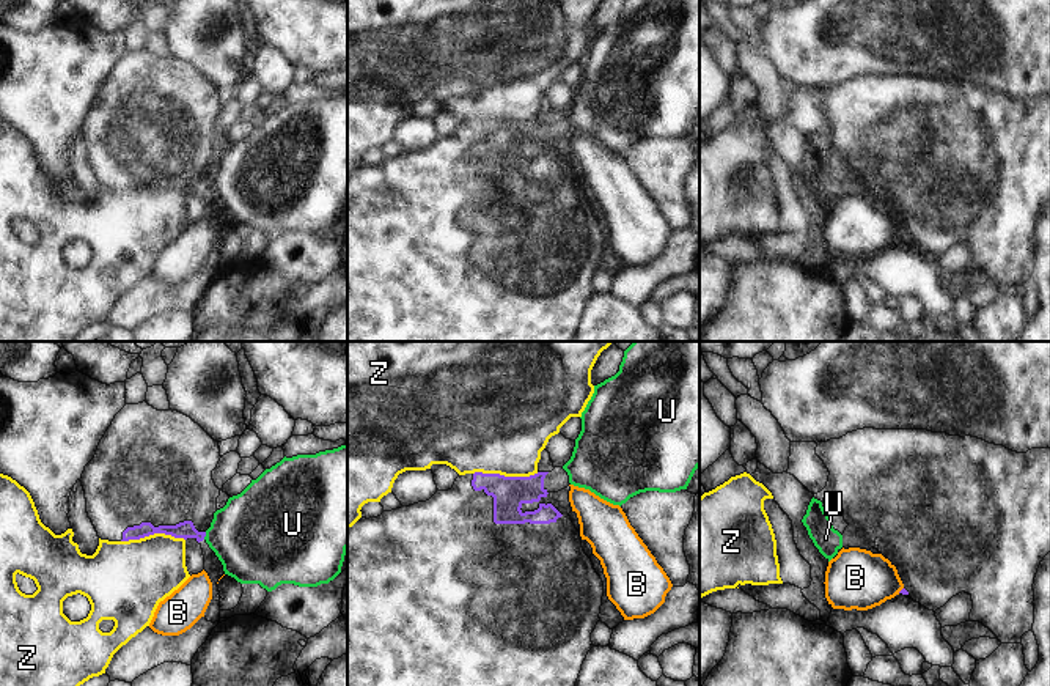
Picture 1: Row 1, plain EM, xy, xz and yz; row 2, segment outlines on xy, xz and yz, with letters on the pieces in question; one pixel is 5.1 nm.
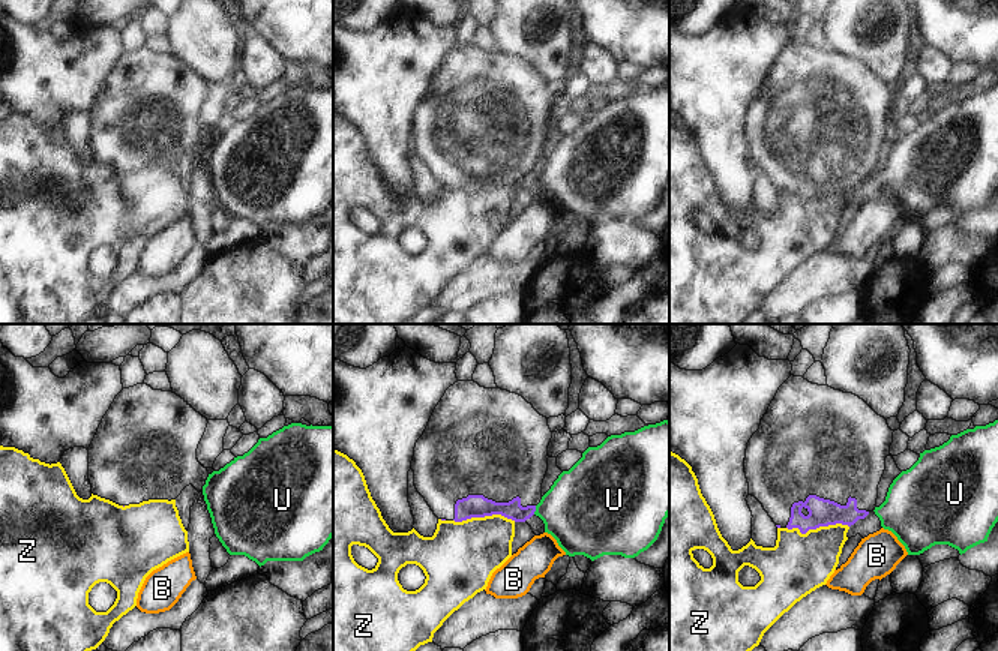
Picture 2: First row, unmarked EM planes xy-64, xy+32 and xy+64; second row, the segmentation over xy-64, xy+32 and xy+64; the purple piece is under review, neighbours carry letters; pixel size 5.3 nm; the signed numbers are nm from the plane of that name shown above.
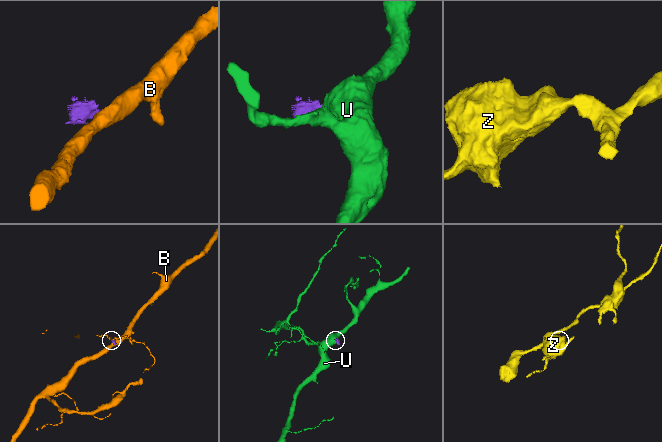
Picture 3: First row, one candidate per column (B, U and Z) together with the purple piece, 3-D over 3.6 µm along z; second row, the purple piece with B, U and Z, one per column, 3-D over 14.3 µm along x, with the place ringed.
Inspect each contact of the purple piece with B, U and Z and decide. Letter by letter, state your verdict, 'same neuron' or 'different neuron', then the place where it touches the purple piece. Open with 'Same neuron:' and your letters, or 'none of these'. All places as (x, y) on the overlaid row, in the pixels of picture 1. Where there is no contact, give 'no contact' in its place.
Same neuron: none of these
B: different neuron; contact yz (901, 590)
U: different neuron; contact xy (205, 535)
Z: different neuron; contact xz (503, 475)

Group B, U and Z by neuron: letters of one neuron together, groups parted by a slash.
B / U / Z

